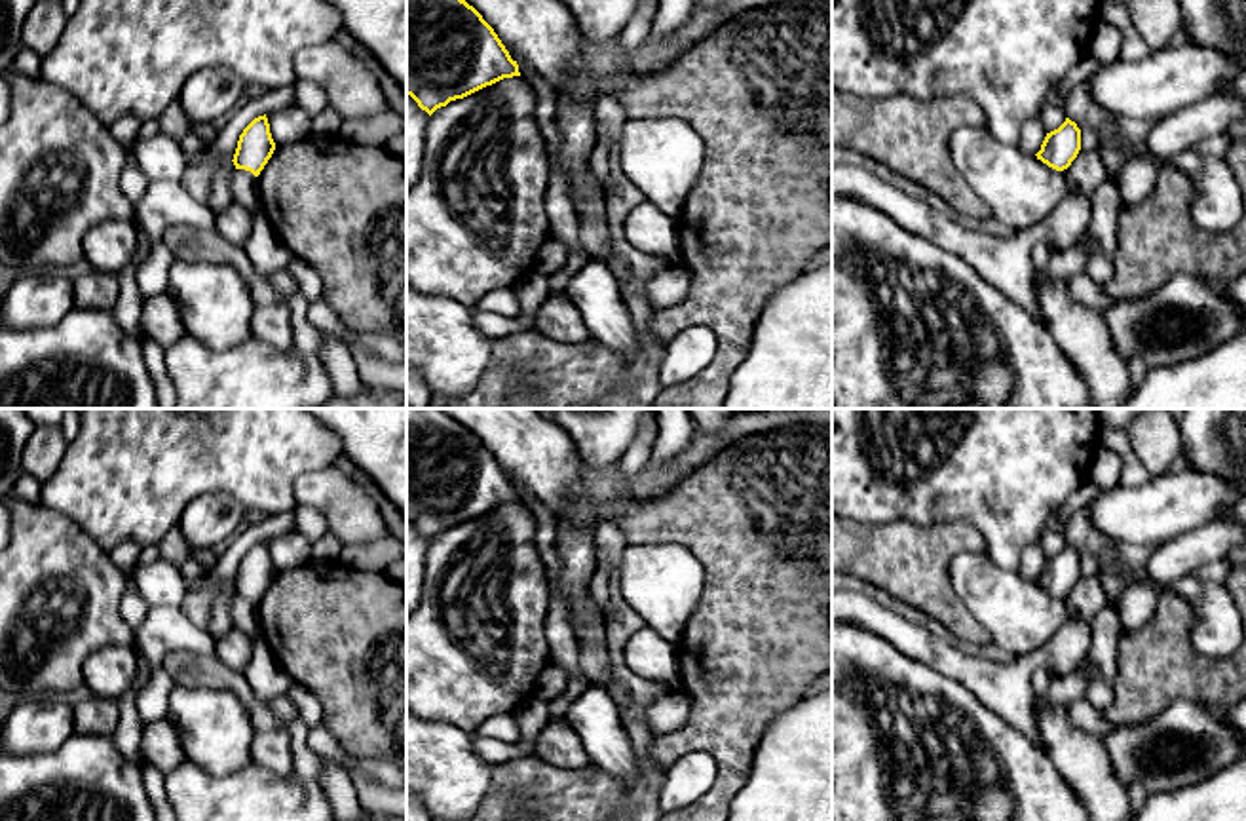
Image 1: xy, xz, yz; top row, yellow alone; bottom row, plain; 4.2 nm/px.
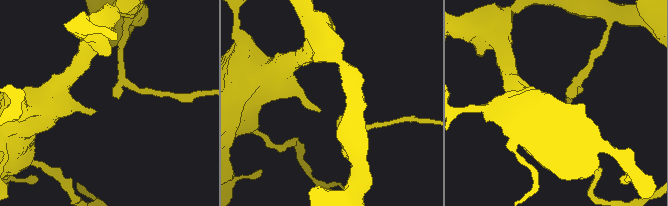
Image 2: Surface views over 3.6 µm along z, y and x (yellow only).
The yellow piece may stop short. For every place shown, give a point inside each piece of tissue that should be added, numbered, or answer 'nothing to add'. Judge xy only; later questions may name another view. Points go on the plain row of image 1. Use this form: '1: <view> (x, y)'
nothing to add

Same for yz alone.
nothing to add

